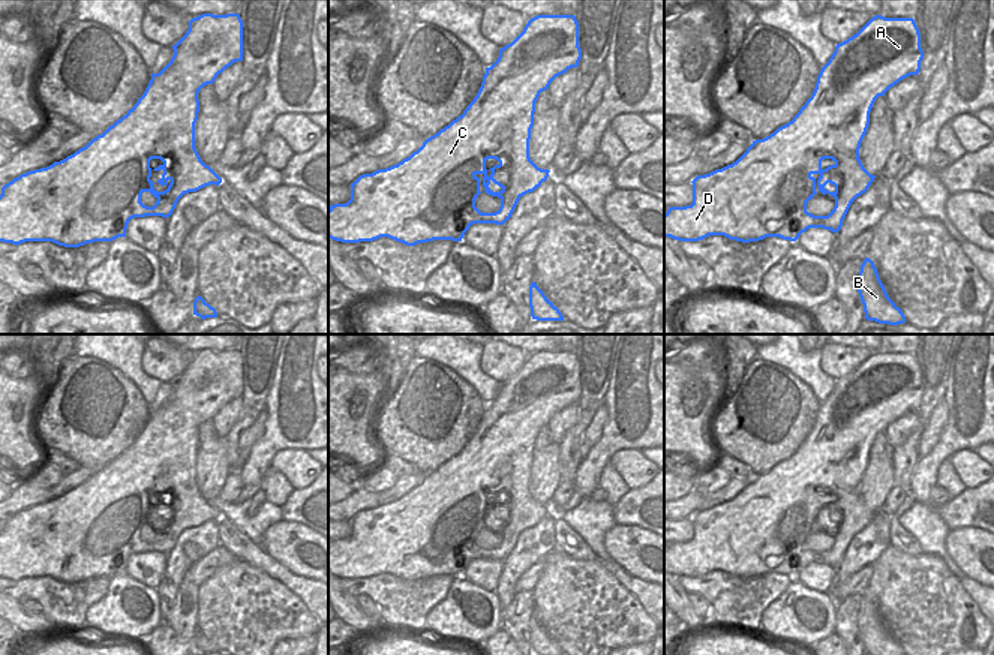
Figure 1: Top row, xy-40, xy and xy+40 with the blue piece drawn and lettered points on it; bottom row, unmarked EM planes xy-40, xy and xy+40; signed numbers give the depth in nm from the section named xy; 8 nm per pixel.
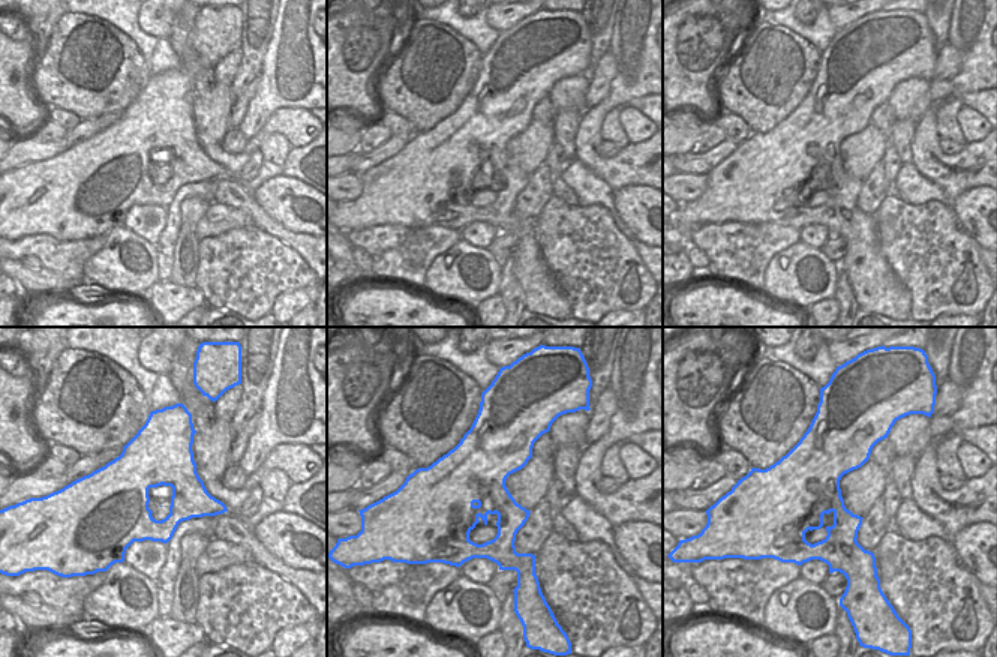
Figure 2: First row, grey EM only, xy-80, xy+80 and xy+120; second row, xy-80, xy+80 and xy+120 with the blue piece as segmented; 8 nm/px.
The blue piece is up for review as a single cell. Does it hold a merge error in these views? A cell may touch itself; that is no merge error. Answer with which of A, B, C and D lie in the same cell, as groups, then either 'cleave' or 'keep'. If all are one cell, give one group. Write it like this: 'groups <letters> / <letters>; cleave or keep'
groups A B C D; keep

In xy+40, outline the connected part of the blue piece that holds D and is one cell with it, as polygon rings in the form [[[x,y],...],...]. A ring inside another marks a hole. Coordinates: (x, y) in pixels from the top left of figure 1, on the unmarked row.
[[[873,352],[856,370],[837,379],[822,403],[811,433],[792,457],[763,475],[756,475],[732,501],[697,511],[693,540],[670,543],[664,550],[664,573],[699,577],[709,571],[750,579],[766,573],[796,577],[810,564],[838,568],[852,538],[865,529],[876,511],[859,495],[870,448],[879,432],[901,415],[918,411],[924,387],[913,354]],[[822,528],[835,534],[828,552],[807,547],[807,538]]]

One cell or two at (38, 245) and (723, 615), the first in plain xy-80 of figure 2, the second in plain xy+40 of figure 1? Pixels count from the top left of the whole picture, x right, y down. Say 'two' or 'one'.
one

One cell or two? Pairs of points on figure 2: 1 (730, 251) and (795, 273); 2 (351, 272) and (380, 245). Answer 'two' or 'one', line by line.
1: two
2: two

